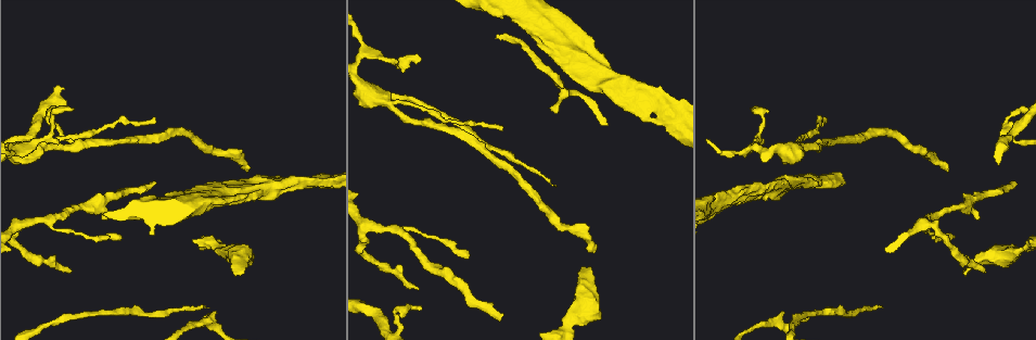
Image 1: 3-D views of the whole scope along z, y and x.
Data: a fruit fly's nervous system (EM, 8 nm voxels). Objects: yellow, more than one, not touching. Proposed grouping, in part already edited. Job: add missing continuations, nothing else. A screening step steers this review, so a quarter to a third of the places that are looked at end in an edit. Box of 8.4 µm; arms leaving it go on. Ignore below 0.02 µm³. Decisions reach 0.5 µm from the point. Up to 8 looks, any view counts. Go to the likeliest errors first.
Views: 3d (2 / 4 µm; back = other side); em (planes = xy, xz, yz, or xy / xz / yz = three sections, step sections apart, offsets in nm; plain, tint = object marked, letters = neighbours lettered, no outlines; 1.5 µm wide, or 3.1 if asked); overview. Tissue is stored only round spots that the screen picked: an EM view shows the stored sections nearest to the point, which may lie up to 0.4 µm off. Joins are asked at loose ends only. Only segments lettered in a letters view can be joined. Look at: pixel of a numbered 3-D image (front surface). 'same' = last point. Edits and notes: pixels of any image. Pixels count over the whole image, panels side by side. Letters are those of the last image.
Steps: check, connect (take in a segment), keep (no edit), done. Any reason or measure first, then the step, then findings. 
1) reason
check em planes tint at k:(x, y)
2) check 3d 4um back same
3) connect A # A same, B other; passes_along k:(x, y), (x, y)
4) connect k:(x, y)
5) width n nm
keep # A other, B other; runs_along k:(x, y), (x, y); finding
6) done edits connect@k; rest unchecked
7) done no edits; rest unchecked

branch stops here
check em planes tint at 1:(590, 269)

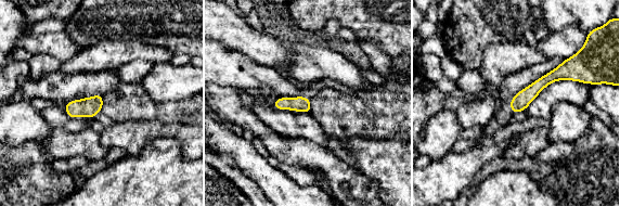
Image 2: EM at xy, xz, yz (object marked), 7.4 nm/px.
check em planes letters same

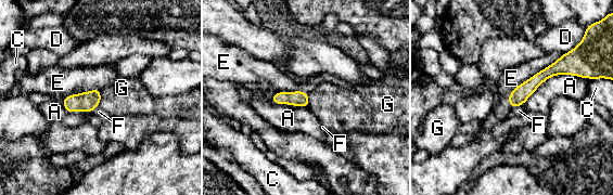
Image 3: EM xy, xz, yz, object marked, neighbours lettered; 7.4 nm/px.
longest_contact A 550 nm
keep # A other, C other, D other, E other, F other, G other; runs_along 3:(570, 64), (539, 77), (512, 104); none of them fits

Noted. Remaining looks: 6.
thin end
check em planes letters at 1:(753, 107)

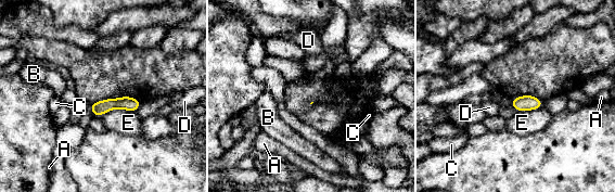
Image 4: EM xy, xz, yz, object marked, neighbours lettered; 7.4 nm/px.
longest_contact E 300 nm
keep # A other, B other, C other, D other, E other; none of them fits

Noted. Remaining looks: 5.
check 3d 2um at 1:(774, 183)

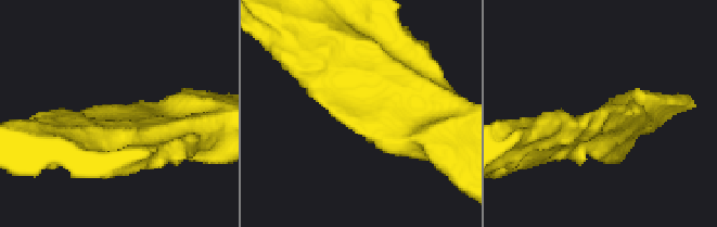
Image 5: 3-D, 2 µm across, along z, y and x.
check em planes letters at 5:(330, 110)

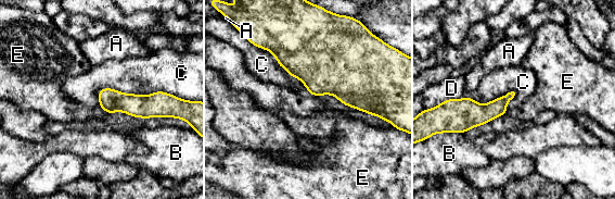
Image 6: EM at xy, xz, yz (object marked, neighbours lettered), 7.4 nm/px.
keep # A other, B other, C other, D other, E other; border 6:(97, 92), (115, 88), (175, 96); none of them fits

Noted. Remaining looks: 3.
done no edits; rest unchecked

